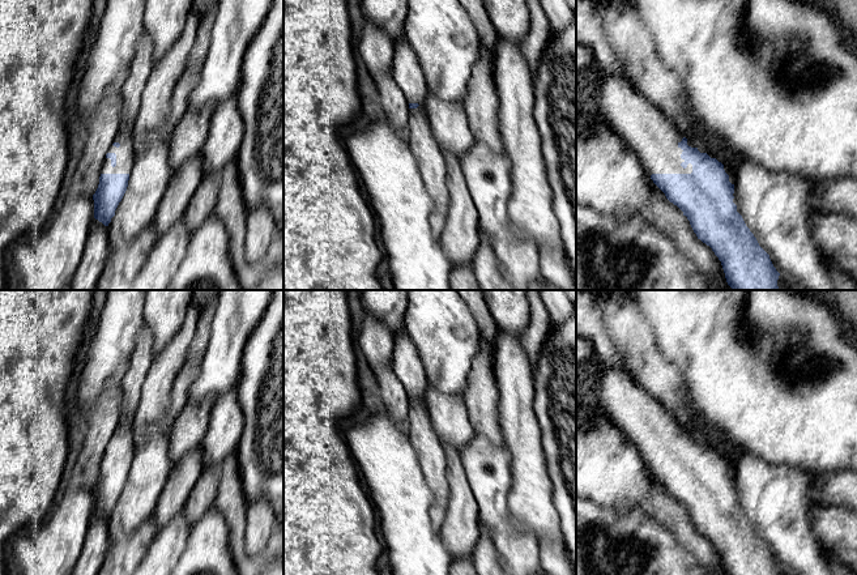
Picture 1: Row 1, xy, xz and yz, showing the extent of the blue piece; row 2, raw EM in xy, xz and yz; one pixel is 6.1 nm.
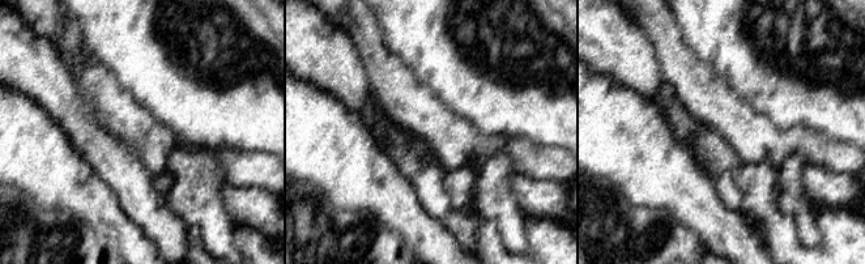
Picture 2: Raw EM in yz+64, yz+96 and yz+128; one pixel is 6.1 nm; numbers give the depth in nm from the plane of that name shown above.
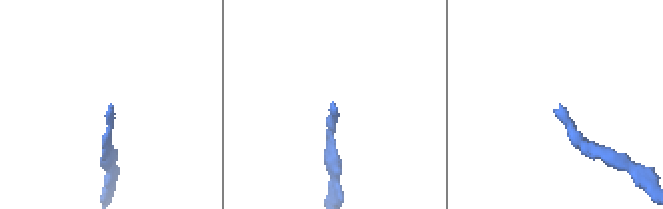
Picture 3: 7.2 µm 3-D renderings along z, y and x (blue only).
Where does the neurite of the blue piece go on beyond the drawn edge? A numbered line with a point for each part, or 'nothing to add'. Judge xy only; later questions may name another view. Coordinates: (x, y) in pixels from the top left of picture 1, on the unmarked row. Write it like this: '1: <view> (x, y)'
1: xy (126, 446)

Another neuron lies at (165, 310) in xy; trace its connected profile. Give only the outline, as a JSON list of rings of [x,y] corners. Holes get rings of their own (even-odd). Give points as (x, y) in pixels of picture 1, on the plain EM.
[[[146,290],[144,320],[154,336],[153,352],[159,354],[183,325],[193,290]]]

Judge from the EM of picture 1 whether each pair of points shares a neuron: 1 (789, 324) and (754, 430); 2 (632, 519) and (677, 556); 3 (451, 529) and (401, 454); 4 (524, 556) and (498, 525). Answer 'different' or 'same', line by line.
1: same
2: same
3: different
4: same

